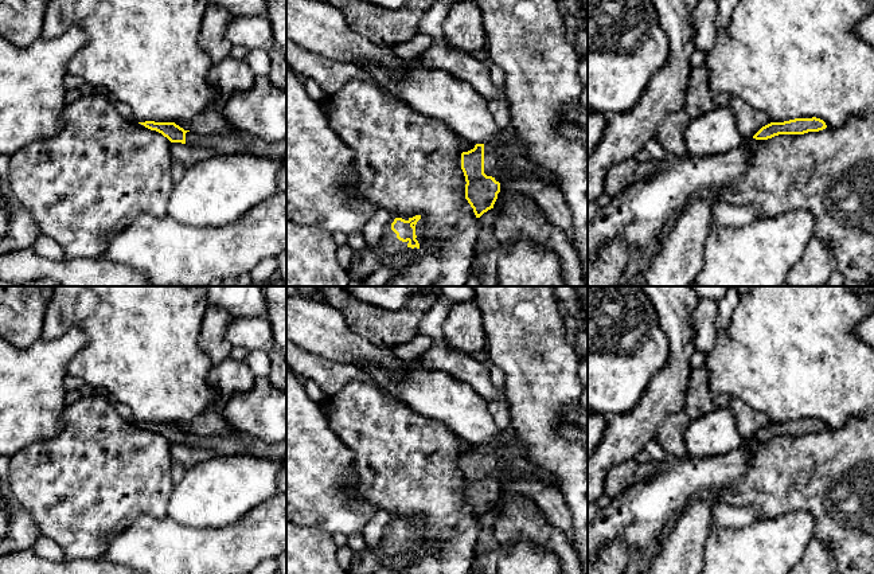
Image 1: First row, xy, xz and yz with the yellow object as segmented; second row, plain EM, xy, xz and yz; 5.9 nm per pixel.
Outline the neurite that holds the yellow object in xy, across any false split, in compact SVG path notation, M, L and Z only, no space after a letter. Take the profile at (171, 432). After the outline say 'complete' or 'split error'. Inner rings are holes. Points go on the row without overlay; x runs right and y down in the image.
M145 422L138 425L161 434L171 444L208 449L215 456L250 454L270 460L284 460L286 456L286 441L268 444L238 432L218 437L199 437L194 433L184 432L175 423Z; split error

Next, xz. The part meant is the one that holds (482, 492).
M512 429L500 432L493 442L476 445L473 450L463 453L461 470L467 483L465 500L476 519L493 509L503 470L554 487L554 479L527 460L526 448Z; split error

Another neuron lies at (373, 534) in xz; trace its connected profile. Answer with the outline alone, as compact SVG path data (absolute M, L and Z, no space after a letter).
M378 509L374 518L367 523L362 535L366 547L376 550L385 538L387 527L397 519L397 515L385 509Z

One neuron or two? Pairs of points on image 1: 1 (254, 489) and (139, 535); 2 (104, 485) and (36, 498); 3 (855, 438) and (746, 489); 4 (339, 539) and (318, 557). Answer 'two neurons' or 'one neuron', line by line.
1: two neurons
2: one neuron
3: one neuron
4: two neurons

